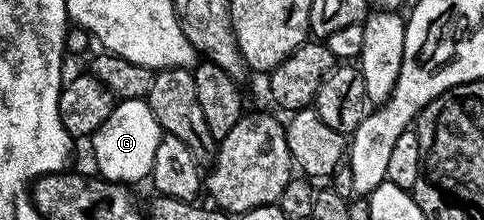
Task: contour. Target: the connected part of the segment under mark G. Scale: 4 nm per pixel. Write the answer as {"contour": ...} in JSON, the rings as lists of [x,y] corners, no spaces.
{"contour":[[[147,102],[117,103],[110,118],[102,122],[102,126],[90,140],[96,164],[100,167],[99,175],[103,179],[129,186],[135,185],[135,180],[147,181],[152,175],[154,150],[158,150],[161,135],[160,124]]]}

